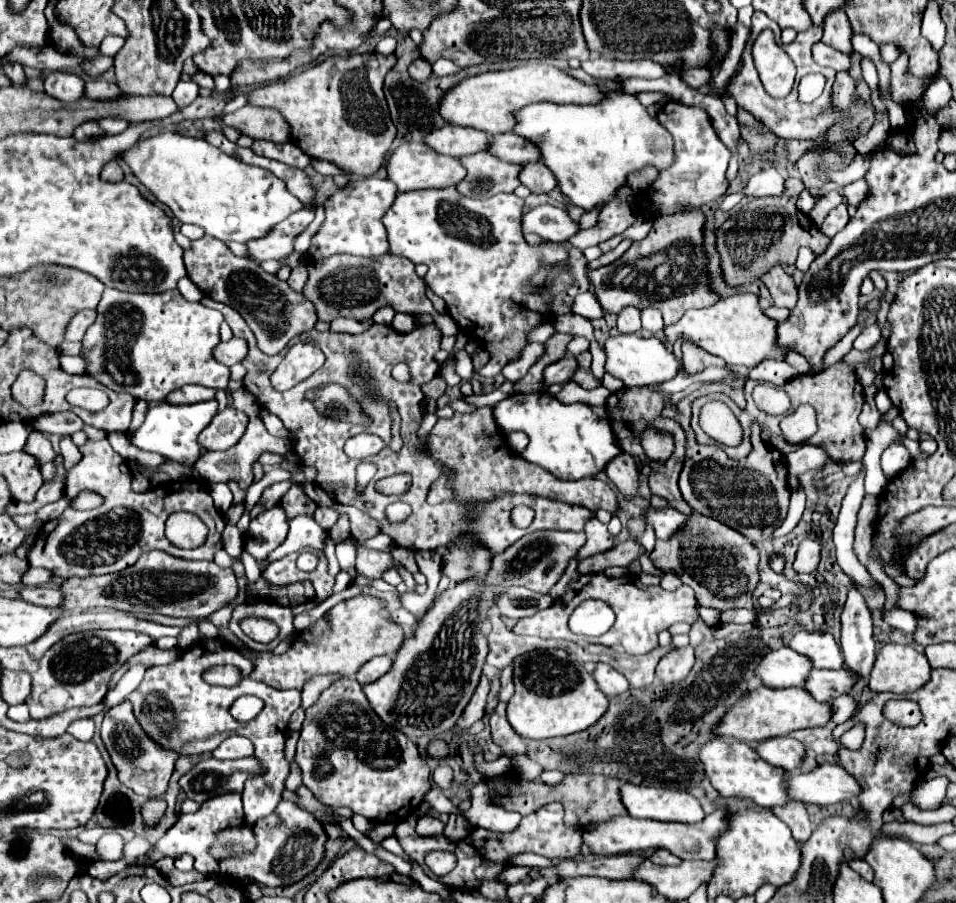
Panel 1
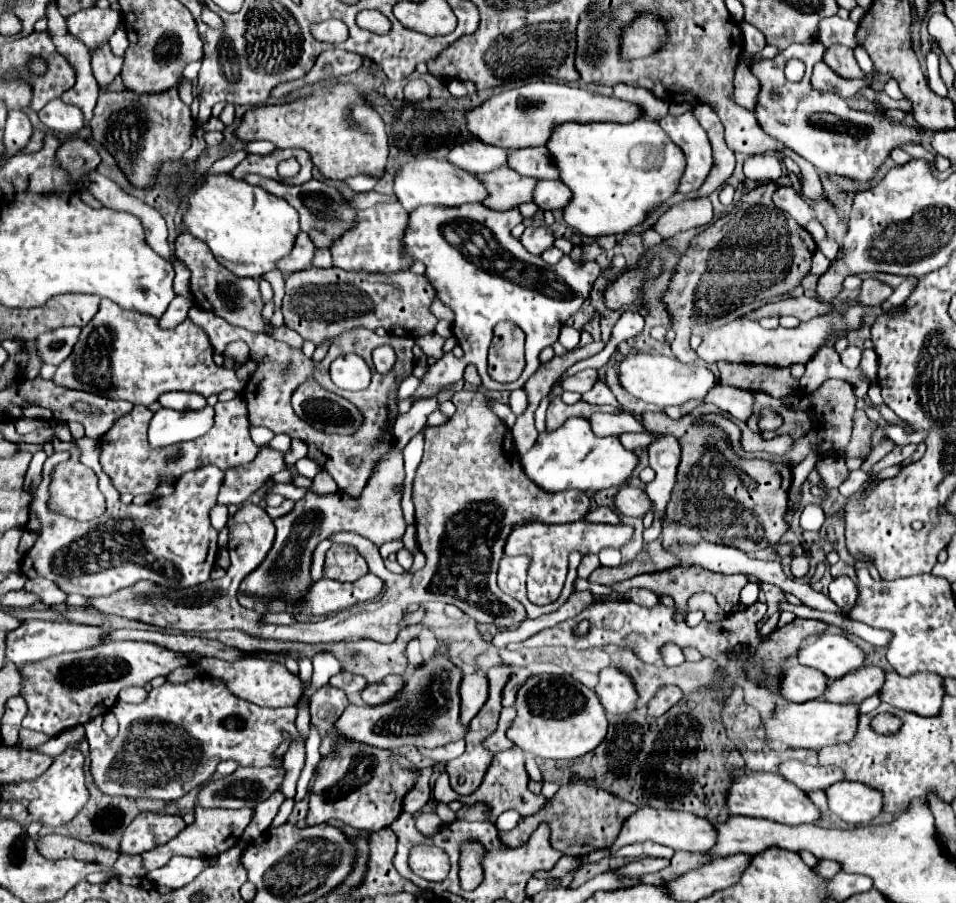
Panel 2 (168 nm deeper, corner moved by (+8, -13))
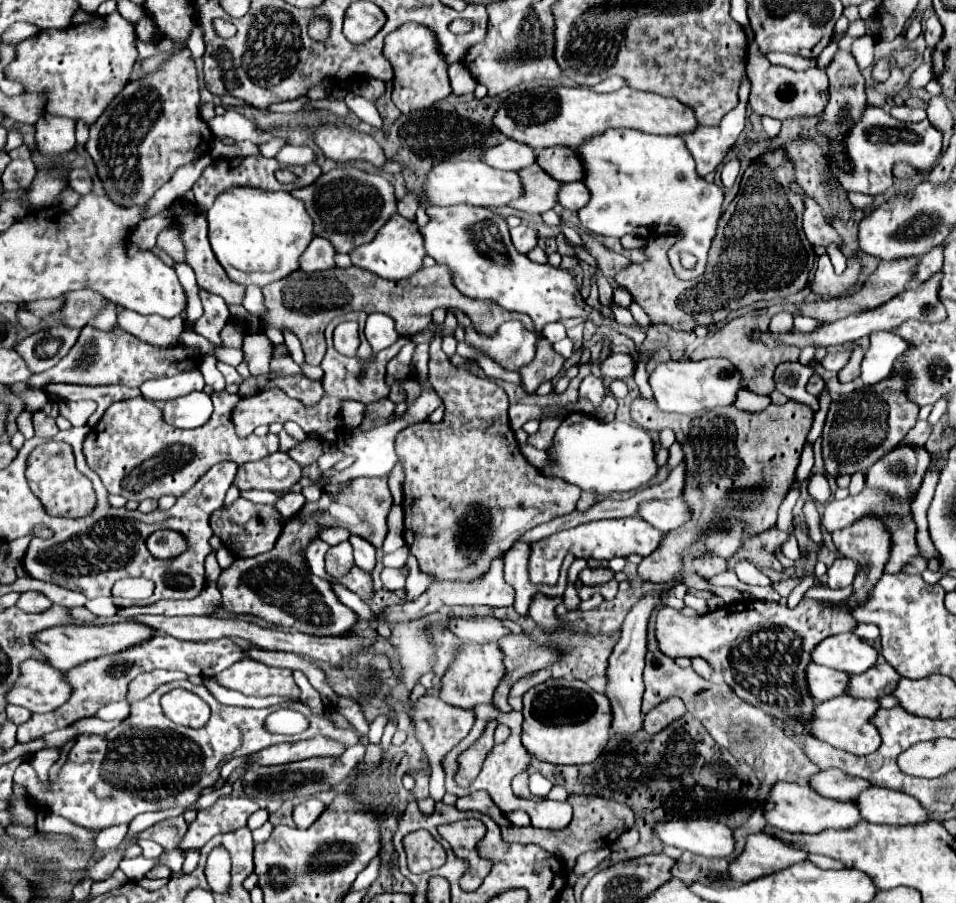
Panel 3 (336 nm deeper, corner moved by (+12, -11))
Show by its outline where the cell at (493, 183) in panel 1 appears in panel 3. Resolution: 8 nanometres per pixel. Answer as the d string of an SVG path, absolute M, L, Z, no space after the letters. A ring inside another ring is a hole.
M525 167L519 171L523 193L519 199L513 199L509 207L527 211L527 213L545 213L557 205L557 187L561 183L553 181L541 167Z

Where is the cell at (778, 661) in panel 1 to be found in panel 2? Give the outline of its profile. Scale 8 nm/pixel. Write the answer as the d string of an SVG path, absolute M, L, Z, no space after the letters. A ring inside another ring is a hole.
M789 659L783 669L783 681L781 681L781 697L795 701L795 703L805 703L813 699L821 699L825 693L829 679L825 673L805 667L797 663L795 659Z

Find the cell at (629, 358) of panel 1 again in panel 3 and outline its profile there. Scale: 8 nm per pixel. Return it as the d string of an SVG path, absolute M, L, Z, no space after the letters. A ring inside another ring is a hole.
M727 359L705 361L665 361L659 363L649 375L653 397L661 411L693 415L703 409L727 407L735 401L739 387L739 371Z

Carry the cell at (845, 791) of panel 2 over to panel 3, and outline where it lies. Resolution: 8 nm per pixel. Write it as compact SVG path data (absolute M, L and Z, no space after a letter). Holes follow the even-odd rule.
M867 787L853 799L855 807L861 811L861 819L869 823L923 823L929 819L927 811L909 795L887 789L887 787Z

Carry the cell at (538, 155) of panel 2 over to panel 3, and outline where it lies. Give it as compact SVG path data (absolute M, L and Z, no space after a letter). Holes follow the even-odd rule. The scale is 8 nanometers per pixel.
M569 147L541 149L537 153L537 165L553 175L555 181L581 181L581 163L577 163L577 155L573 155L573 149Z

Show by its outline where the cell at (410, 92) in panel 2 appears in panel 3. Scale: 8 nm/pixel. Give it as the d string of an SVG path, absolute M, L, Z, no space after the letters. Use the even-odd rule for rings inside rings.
M405 23L403 27L389 33L384 40L383 54L395 67L393 79L393 103L401 113L425 109L451 93L449 79L447 79L447 63L437 53L435 35L419 25L419 23Z

